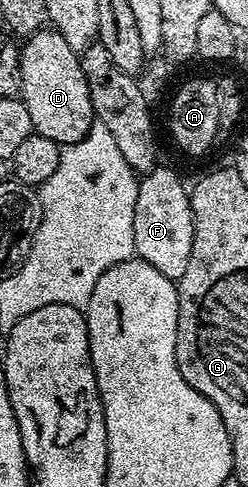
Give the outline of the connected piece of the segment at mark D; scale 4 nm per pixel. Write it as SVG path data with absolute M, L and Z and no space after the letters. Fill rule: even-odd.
M41 28L27 35L20 46L20 89L19 97L24 99L26 108L30 111L30 124L33 131L42 136L50 136L50 140L61 144L77 142L88 134L94 115L90 88L86 84L86 76L82 72L80 54L62 36L51 28Z

